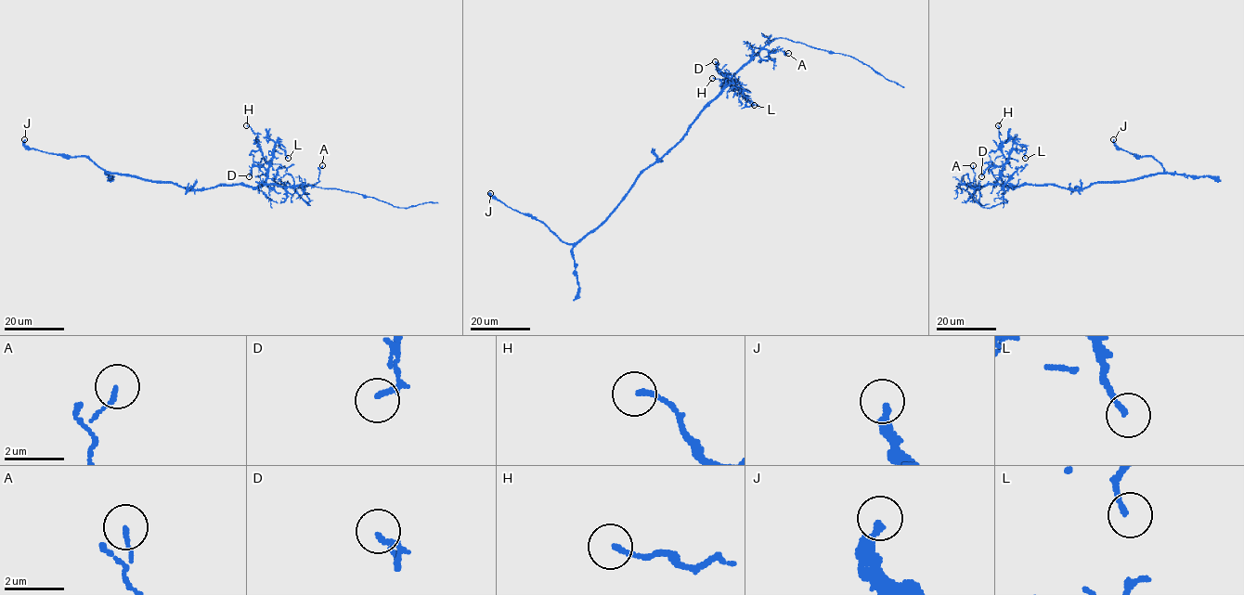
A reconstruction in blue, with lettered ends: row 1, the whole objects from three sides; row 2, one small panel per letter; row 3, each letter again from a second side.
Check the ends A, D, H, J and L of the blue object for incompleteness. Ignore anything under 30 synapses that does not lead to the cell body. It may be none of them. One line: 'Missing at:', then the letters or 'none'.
Missing at: none

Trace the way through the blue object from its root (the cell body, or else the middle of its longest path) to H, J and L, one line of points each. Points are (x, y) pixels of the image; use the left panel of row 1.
H: (220, 184), (258, 187), (265, 177), (268, 164), (261, 150), (258, 135), (246, 125)
J: (220, 184), (192, 189), (112, 174), (83, 156), (28, 148), (24, 139)
L: (220, 184), (258, 187), (265, 177), (277, 142), (281, 144), (288, 158)

